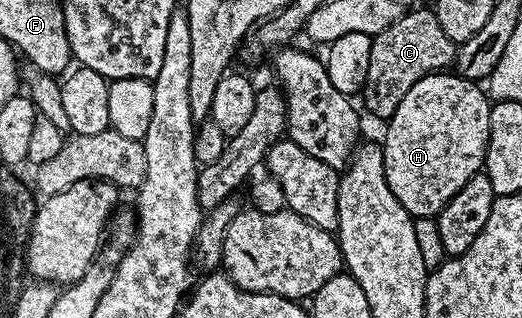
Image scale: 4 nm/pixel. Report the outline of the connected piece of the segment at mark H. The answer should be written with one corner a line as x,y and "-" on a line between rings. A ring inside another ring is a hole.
438,73
428,75
411,89
407,89
407,97
399,101
399,109
388,119
383,138
385,148
385,176
391,193
407,209
407,213
414,217
436,217
471,181
471,177
482,170
485,162
485,150
489,144
489,108
491,99
484,90
481,91
476,82
471,79
464,79
456,73

